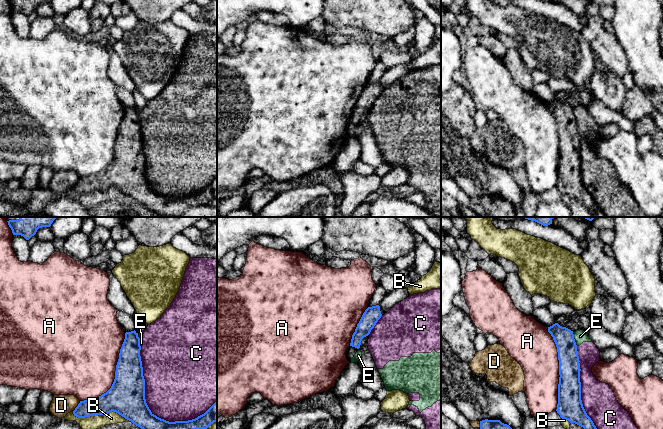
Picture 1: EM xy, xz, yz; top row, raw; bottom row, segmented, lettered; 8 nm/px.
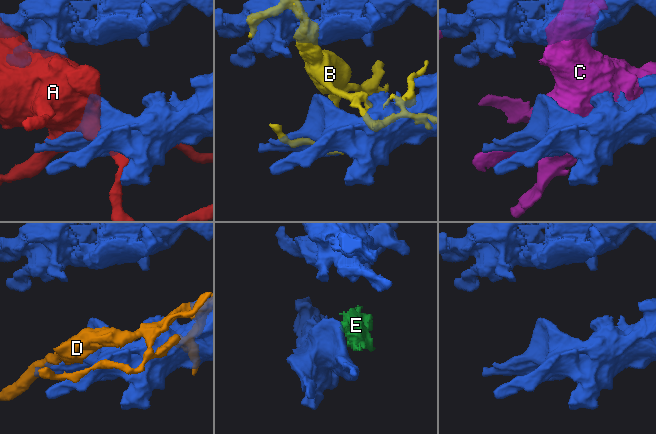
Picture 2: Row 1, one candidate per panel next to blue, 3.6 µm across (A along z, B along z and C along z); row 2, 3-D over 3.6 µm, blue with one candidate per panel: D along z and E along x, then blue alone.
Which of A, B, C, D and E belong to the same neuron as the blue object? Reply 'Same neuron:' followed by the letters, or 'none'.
Same neuron: none

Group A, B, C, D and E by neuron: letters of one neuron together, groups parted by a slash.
A / B / C E / D

